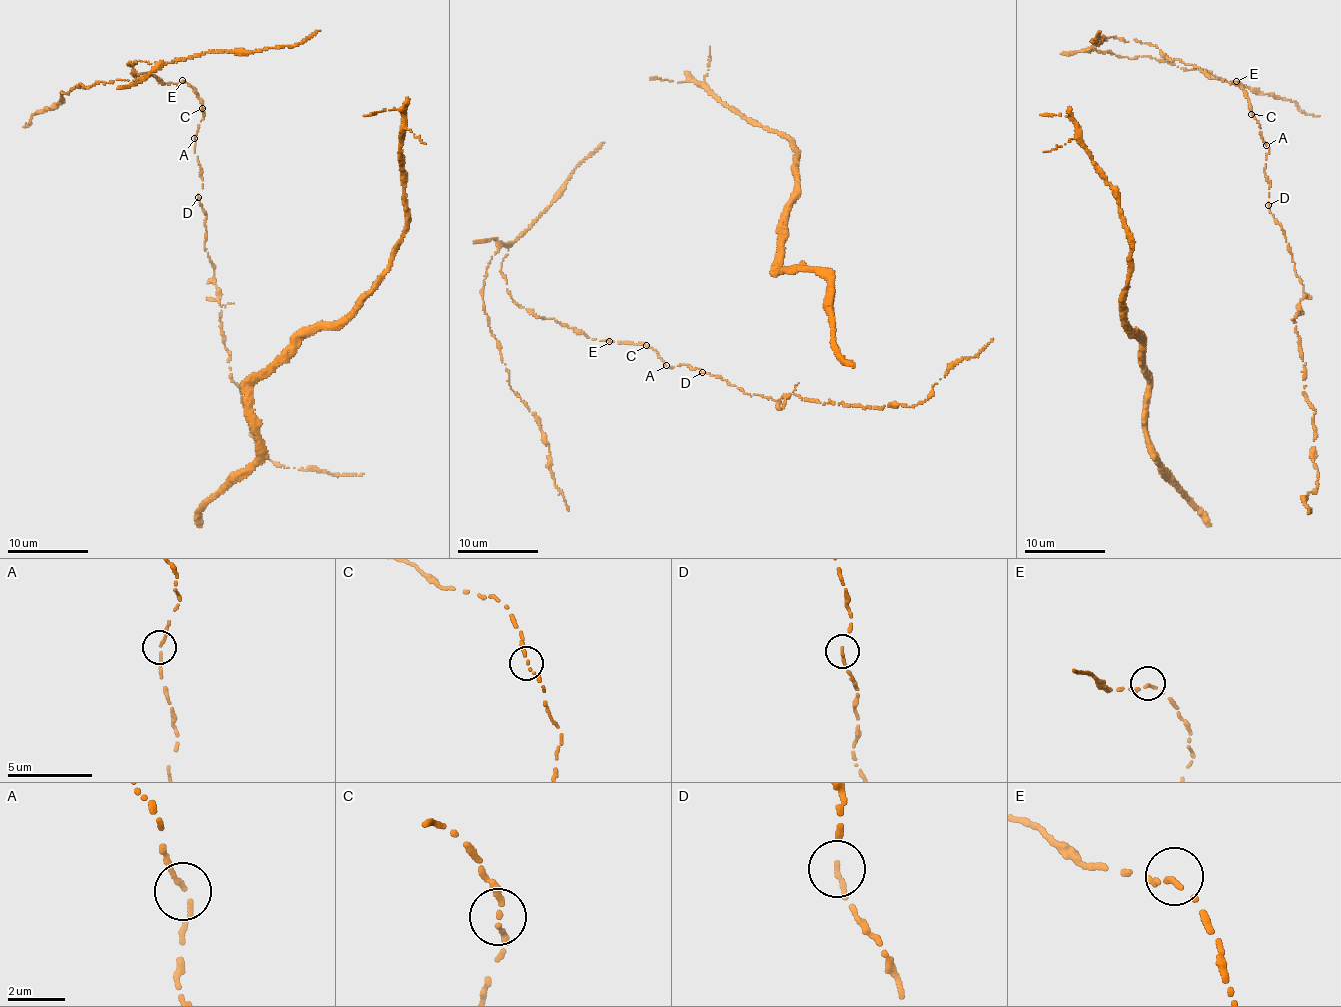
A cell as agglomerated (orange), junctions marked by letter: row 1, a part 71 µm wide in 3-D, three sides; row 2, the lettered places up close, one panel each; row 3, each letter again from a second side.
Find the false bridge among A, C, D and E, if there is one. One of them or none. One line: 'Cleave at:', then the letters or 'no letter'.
Cleave at: no letter

